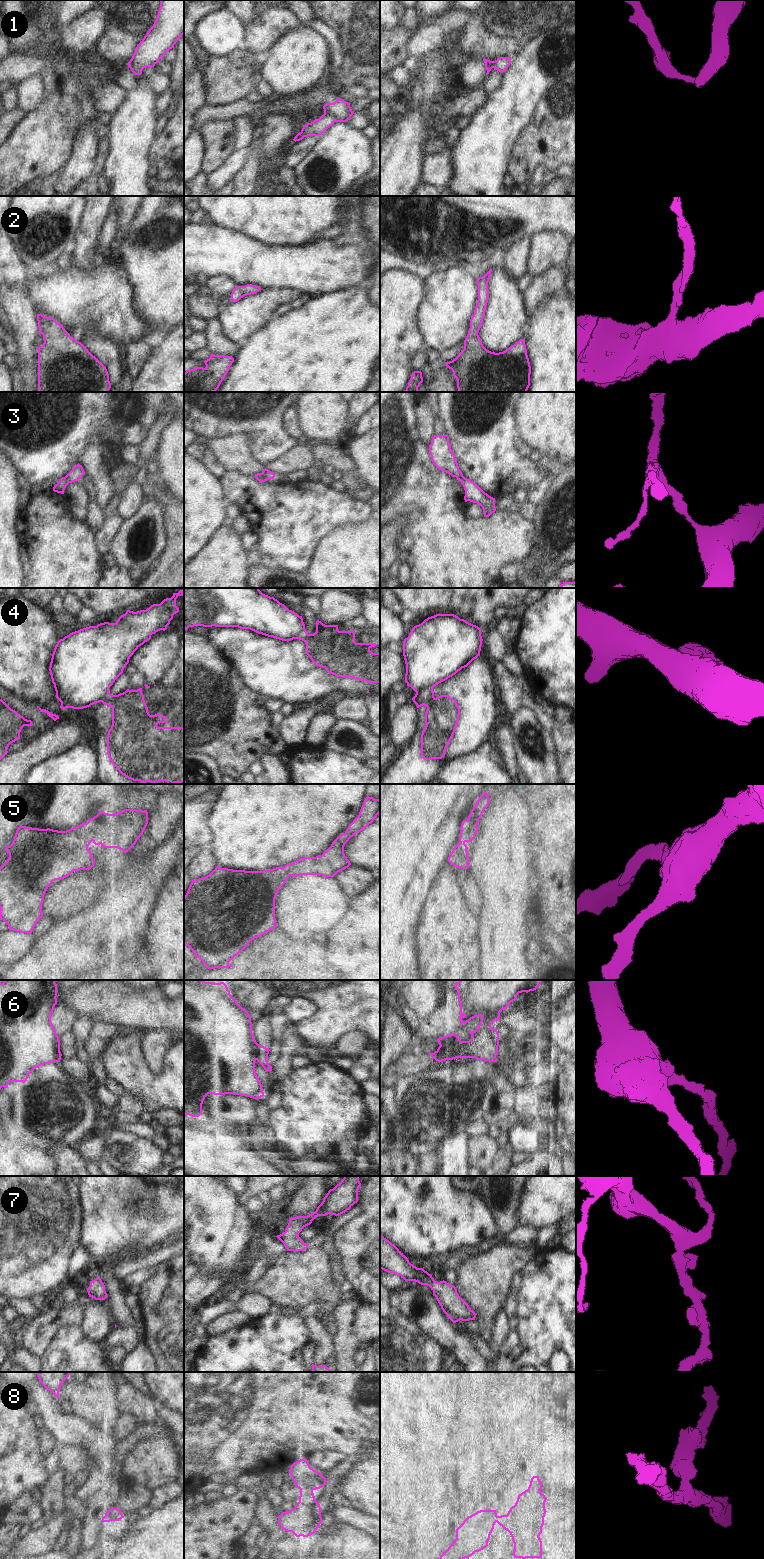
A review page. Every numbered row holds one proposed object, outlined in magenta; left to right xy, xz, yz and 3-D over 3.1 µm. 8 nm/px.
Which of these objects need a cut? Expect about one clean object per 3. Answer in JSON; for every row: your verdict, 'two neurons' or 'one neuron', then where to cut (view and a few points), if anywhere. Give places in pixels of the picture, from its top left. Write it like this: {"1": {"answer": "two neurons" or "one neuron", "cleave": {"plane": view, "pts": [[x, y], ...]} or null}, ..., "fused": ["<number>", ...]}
{"1": {"answer": "two neurons", "cleave": {"plane": "xy", "pts": [[128, 62], [131, 66], [141, 70]]}}, "2": {"answer": "one neuron", "cleave": null}, "3": {"answer": "two neurons", "cleave": {"plane": "xz", "pts": [[262, 472], [266, 479]]}}, "4": {"answer": "two neurons", "cleave": {"plane": "yz", "pts": [[432, 687], [425, 692], [417, 694], [412, 699]]}}, "5": {"answer": "one neuron", "cleave": null}, "6": {"answer": "two neurons", "cleave": {"plane": "xz", "pts": [[254, 1038], [256, 1059]]}}, "7": {"answer": "one neuron", "cleave": null}, "8": {"answer": "two neurons", "cleave": {"plane": "xz", "pts": [[299, 1488], [312, 1491]]}}, "fused": ["1", "3", "4", "6", "8"]}

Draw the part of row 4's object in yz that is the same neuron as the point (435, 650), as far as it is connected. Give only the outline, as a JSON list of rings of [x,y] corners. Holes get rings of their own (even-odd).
[[[436,614],[412,628],[403,641],[405,682],[415,692],[412,700],[455,675],[480,655],[481,629],[454,614]]]

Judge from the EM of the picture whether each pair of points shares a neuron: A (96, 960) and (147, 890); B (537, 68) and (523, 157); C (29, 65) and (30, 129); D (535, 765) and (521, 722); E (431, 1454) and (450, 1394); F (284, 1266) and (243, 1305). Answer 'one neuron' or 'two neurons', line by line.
A: one neuron
B: two neurons
C: two neurons
D: one neuron
E: two neurons
F: two neurons

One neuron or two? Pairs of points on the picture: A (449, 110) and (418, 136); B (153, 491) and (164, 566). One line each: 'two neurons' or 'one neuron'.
A: two neurons
B: one neuron

